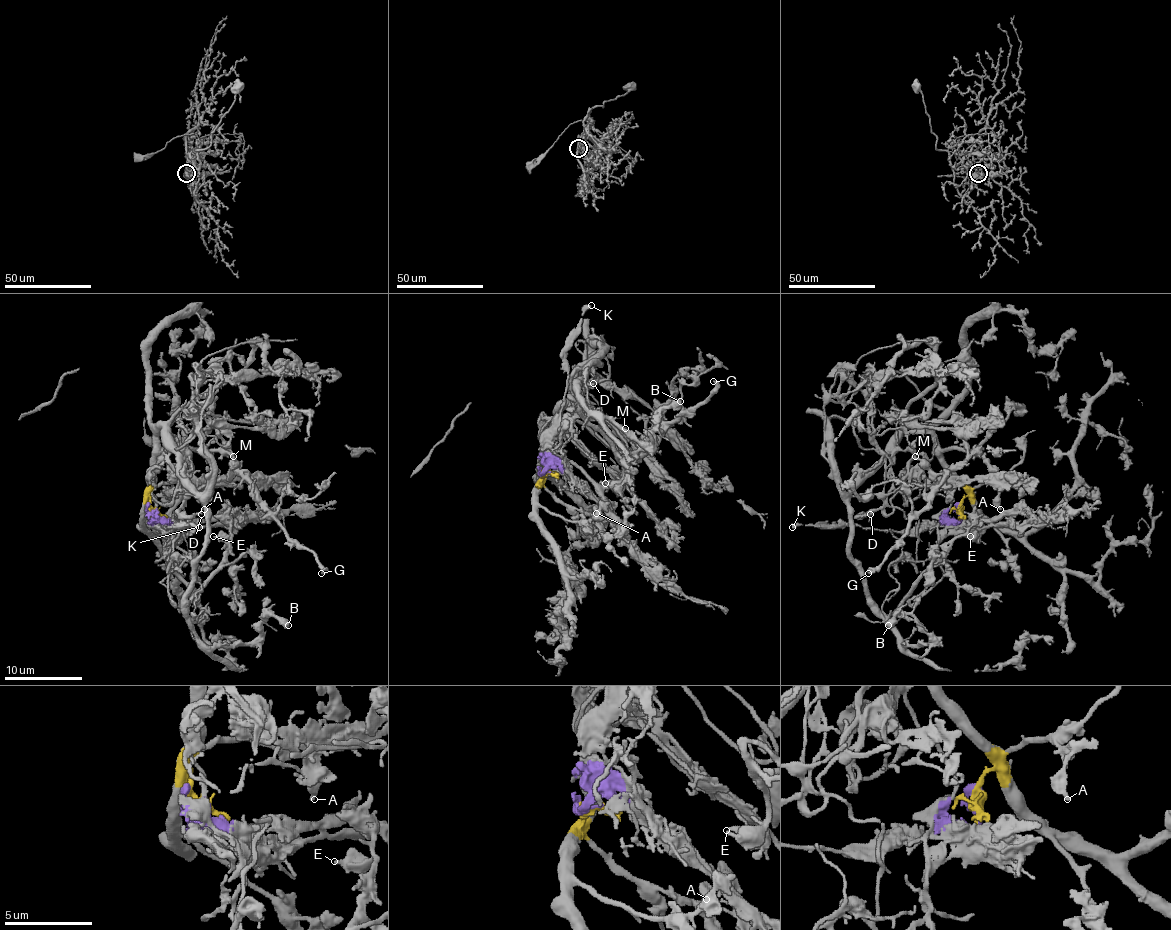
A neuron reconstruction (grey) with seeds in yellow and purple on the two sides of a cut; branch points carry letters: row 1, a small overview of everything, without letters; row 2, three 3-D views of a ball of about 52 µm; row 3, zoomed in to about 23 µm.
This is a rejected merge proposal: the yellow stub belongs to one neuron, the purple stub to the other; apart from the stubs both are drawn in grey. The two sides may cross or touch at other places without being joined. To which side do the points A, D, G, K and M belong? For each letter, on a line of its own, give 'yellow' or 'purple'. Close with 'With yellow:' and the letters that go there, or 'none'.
A: yellow
D: purple
G: yellow
K: purple
M: yellow
With yellow: A, G, M

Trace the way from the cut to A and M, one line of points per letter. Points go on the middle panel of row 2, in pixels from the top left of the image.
A: (542, 472), (542, 482), (570, 506), (597, 513)
M: (542, 472), (544, 461), (554, 455), (577, 465), (599, 484), (618, 486), (628, 453), (624, 428)

